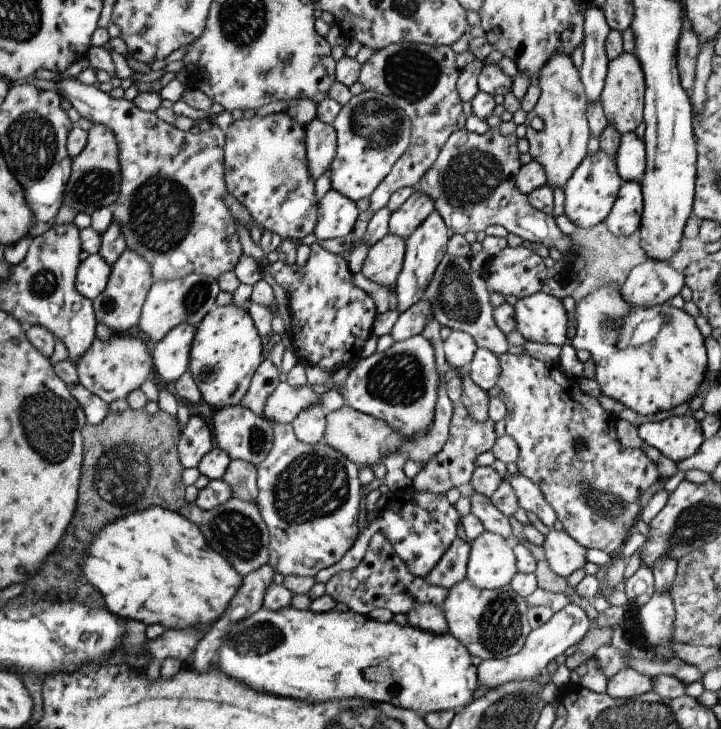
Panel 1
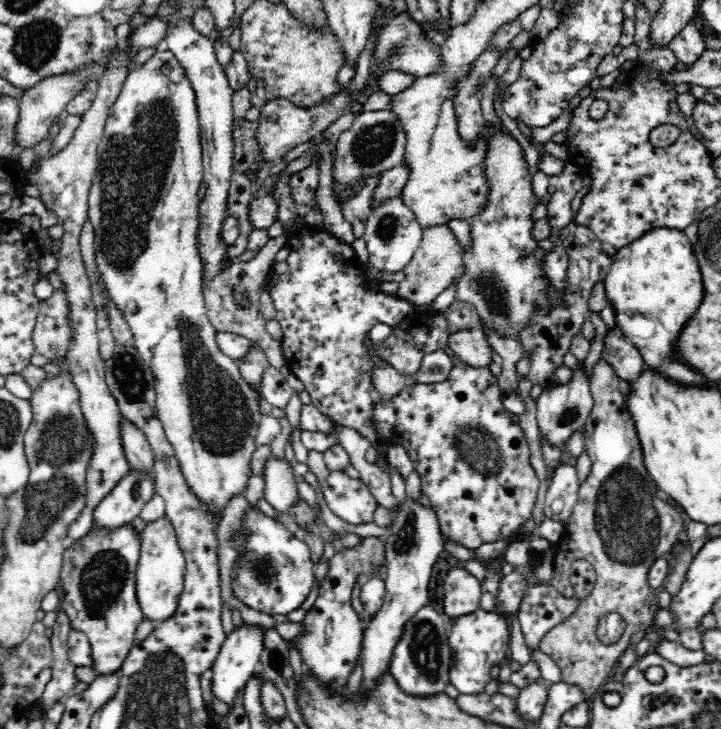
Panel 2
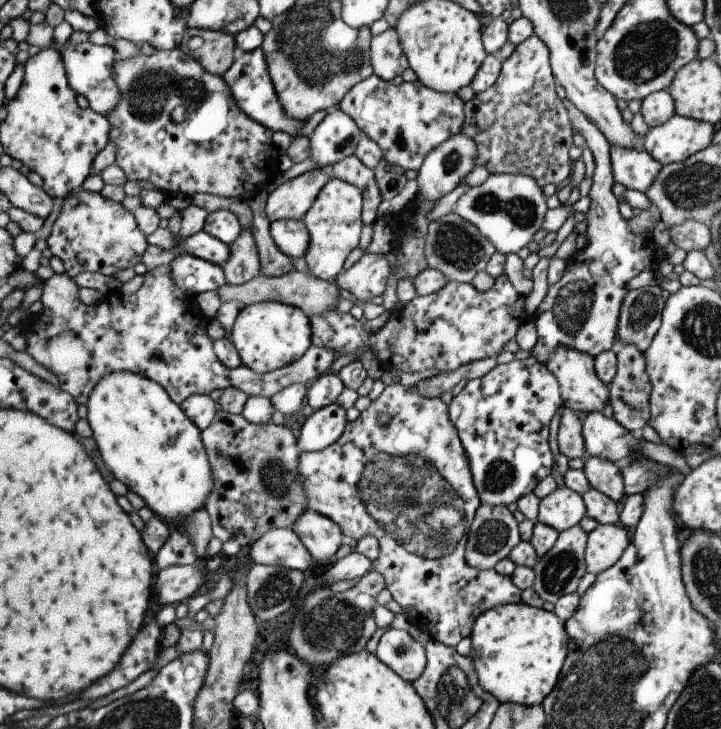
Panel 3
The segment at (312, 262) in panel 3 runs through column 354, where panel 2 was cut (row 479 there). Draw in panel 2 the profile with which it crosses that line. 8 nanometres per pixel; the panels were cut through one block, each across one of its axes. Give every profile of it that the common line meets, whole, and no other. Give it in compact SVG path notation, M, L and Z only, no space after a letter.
M159 47L156 52L140 67L131 67L126 81L122 84L119 98L111 107L107 122L105 124L105 134L98 150L98 170L89 188L88 217L93 225L94 231L94 255L95 261L100 271L100 276L109 298L112 303L122 312L124 321L132 331L135 348L139 356L150 367L150 372L155 378L157 418L162 423L167 440L173 446L175 455L179 460L182 472L189 482L192 492L195 492L203 502L209 504L211 510L224 510L226 502L230 496L244 492L246 482L250 478L250 456L256 450L254 436L259 429L261 414L258 411L258 398L254 391L242 379L238 370L237 362L225 356L214 341L214 334L217 330L210 325L206 317L206 307L204 307L204 297L202 297L202 258L199 251L199 226L202 224L200 217L200 202L198 190L204 184L204 171L202 162L202 144L199 125L199 115L197 112L196 92L188 74L180 61L175 58L175 54L165 47Z

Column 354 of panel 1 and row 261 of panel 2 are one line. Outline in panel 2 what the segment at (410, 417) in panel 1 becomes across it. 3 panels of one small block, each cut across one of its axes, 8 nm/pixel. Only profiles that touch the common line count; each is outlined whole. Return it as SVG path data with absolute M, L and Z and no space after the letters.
M400 197L390 199L384 206L376 208L368 219L362 240L368 251L368 259L364 262L366 272L374 271L382 274L402 272L422 240L423 228L415 215L404 205Z

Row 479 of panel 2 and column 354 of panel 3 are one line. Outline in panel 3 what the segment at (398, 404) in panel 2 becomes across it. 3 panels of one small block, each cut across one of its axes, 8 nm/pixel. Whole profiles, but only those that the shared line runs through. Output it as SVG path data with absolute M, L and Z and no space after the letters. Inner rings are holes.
M386 380L381 396L377 400L370 402L369 406L360 412L356 420L347 421L341 436L333 444L319 451L299 451L296 471L297 478L301 482L301 490L303 490L305 500L307 500L307 509L311 509L317 514L322 514L329 518L331 522L337 524L345 540L353 538L353 540L358 541L363 536L373 536L375 538L377 554L371 559L371 568L375 569L383 577L384 588L388 590L392 600L401 607L407 622L417 626L423 632L427 632L431 640L445 646L454 647L461 638L468 637L471 634L473 622L475 622L475 618L479 614L483 614L485 610L495 608L495 606L501 606L501 604L519 603L520 590L511 582L510 577L497 574L495 569L477 570L465 564L466 531L474 517L474 512L480 505L480 500L472 483L467 457L465 452L463 452L463 448L461 448L455 429L449 422L447 408L448 405L445 402L441 402L439 398L423 398L423 396L419 396L419 392L415 390L415 385L406 387ZM378 413L385 413L390 418L386 425L377 424Z

